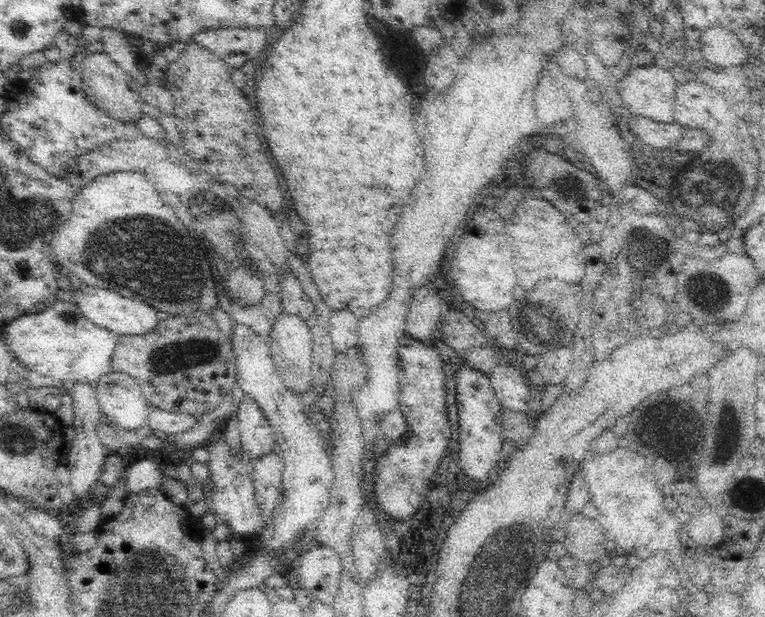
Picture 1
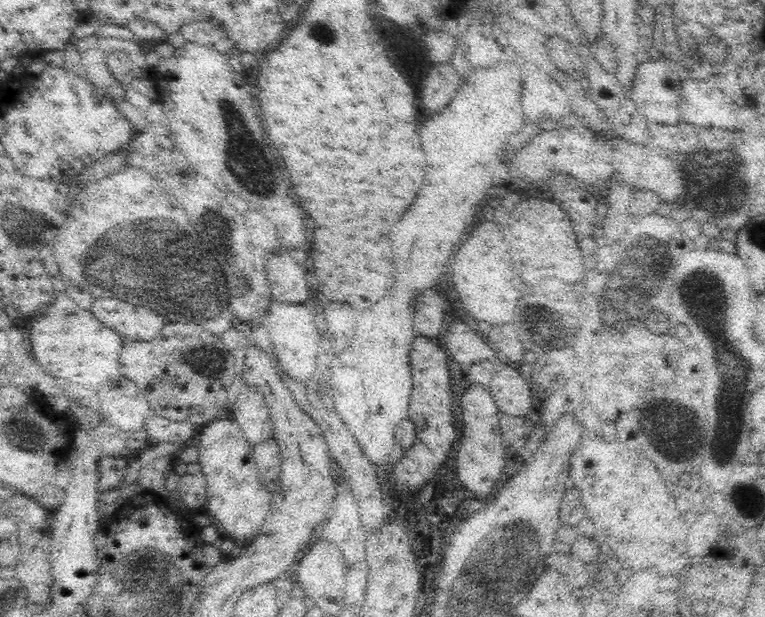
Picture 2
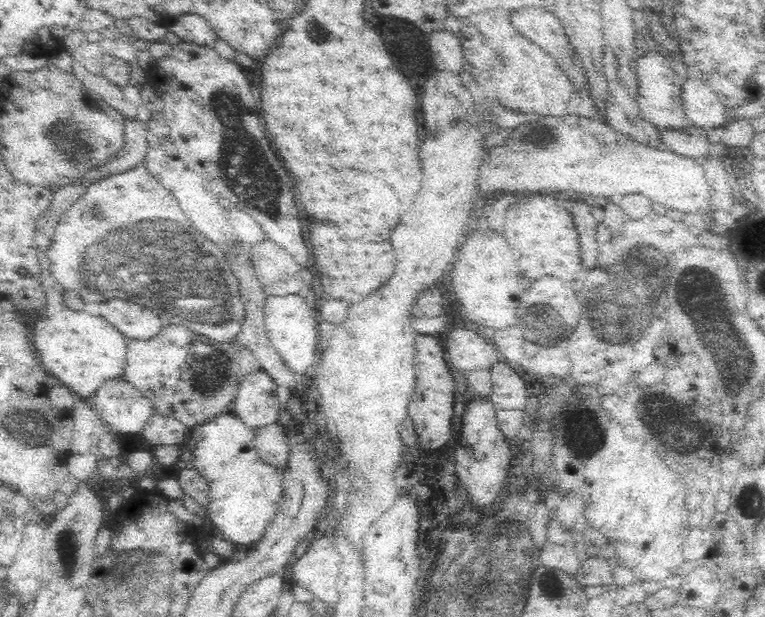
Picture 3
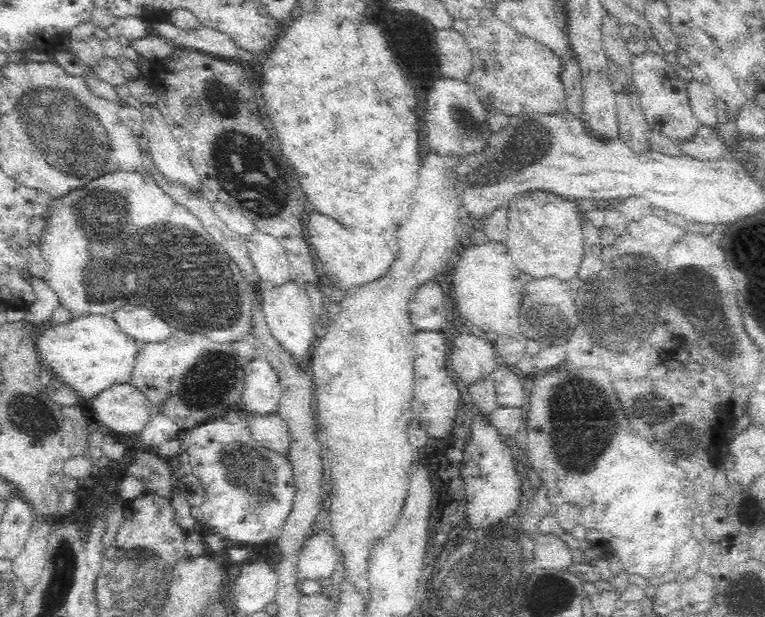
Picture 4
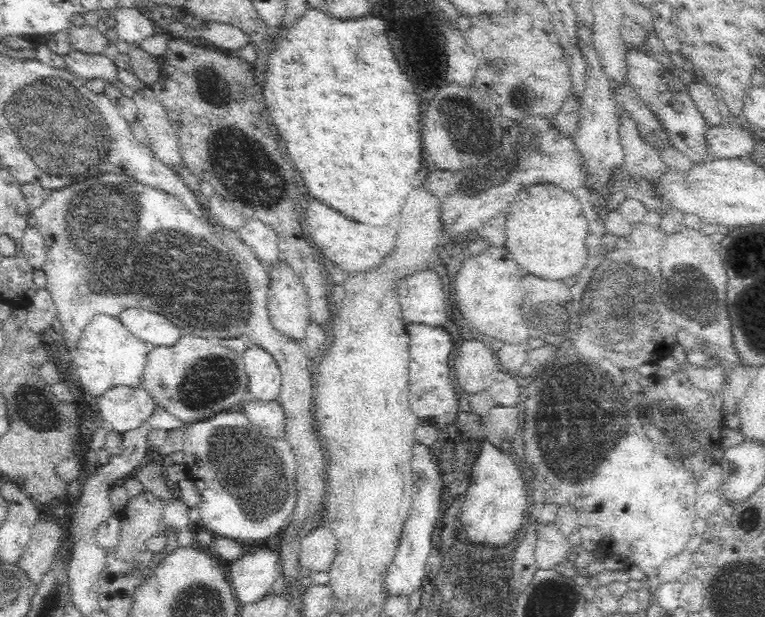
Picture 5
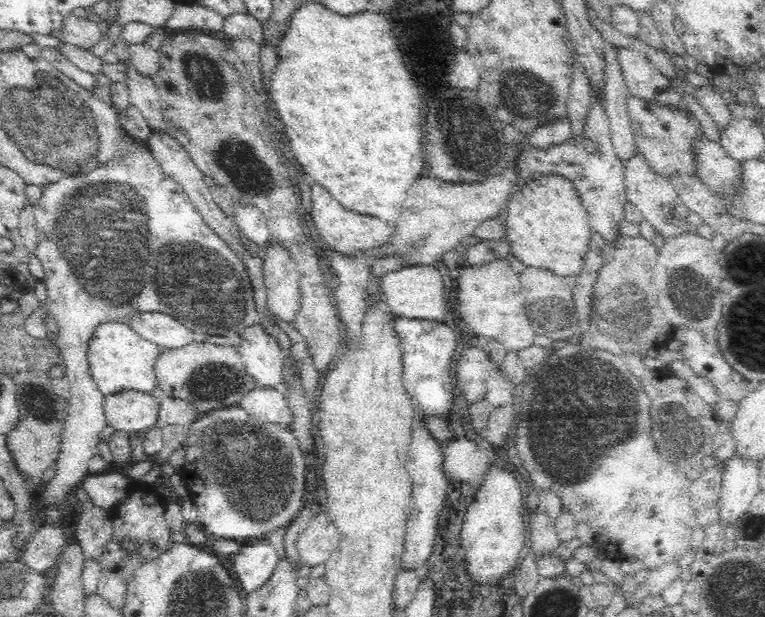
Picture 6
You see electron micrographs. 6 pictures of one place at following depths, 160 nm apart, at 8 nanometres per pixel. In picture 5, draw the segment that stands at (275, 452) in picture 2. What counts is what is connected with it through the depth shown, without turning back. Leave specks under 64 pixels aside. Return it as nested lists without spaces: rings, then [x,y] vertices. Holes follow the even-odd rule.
[[[246,400],[240,407],[250,424],[268,438],[285,436],[285,414],[280,404],[275,401],[261,403],[259,400]]]

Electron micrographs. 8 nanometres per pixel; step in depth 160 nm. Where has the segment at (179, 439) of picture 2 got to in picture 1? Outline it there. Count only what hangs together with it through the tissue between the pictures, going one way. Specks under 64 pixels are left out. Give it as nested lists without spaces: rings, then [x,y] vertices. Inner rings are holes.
[[[158,407],[150,409],[146,425],[155,434],[167,437],[171,434],[180,434],[190,430],[196,424],[196,421],[197,417],[192,416],[192,413],[164,411],[164,409]]]

